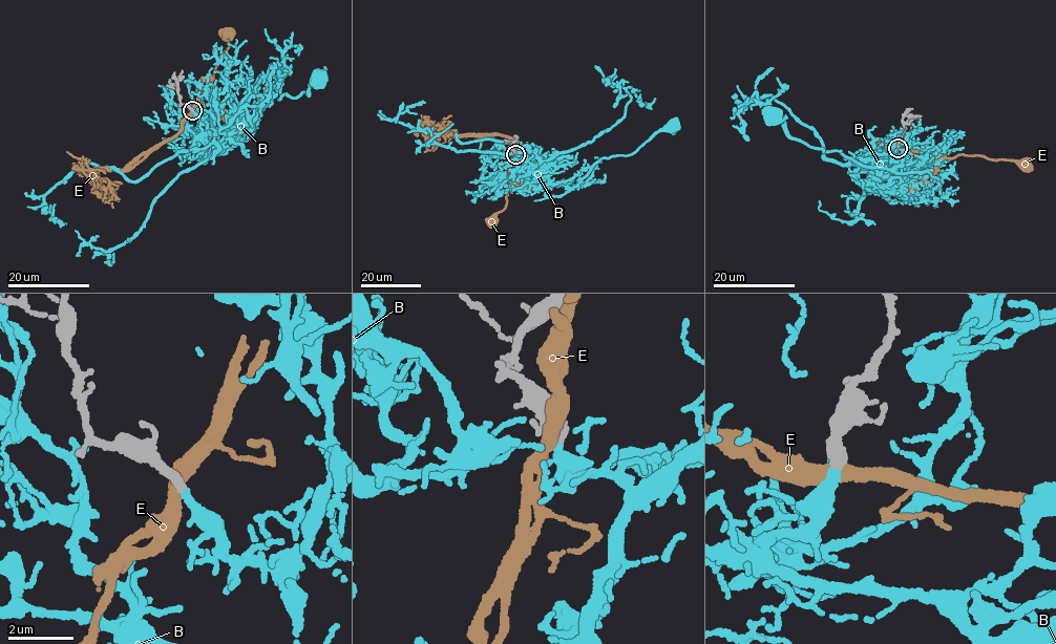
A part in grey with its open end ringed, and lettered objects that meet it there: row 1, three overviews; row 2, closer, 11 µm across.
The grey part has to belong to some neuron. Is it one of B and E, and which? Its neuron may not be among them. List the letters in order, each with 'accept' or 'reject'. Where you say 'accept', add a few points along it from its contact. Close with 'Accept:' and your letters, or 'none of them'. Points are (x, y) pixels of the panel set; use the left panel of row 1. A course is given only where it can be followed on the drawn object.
B: accept | via (192, 110), (208, 131), (226, 131), (241, 120), (259, 77), (274, 78), (278, 100), (309, 92), (317, 80)
E: reject
Accept: B

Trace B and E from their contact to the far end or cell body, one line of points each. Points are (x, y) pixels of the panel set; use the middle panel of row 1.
B: (514, 154), (522, 157), (534, 153), (548, 167), (545, 195), (560, 196), (602, 158), (631, 154), (673, 124)
E: (514, 153), (506, 208), (491, 220)

